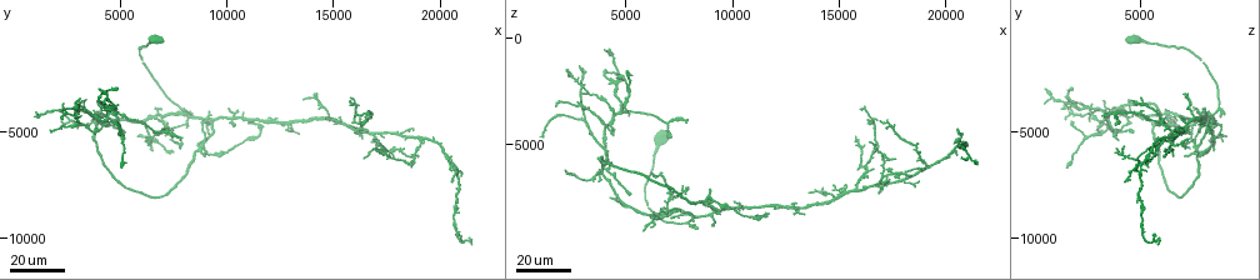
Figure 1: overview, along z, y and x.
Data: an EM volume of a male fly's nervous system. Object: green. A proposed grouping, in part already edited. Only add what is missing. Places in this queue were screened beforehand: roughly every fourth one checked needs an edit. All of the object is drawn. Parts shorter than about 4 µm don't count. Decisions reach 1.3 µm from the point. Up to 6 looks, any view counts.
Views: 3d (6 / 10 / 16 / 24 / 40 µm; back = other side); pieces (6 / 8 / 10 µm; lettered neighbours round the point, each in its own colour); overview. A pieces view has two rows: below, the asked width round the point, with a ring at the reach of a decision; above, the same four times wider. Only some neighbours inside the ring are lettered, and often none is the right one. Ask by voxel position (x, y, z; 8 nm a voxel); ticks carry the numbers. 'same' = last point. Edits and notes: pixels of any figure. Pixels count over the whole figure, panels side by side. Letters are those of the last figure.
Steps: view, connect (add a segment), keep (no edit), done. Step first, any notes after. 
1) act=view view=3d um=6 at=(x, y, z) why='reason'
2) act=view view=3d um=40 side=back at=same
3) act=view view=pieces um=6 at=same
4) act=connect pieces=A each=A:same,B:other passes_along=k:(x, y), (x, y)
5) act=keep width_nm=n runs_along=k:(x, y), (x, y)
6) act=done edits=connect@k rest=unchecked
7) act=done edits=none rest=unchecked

act=view view=3d um=24 at=(7600, 6000, 8000) why='thin end'

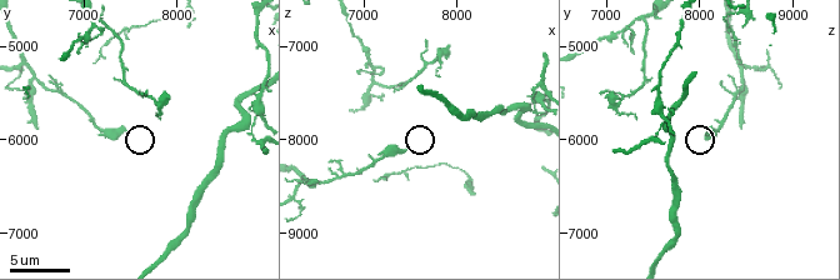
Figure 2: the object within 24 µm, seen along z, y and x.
act=view view=pieces um=6 at=(7500, 5900, 8100)

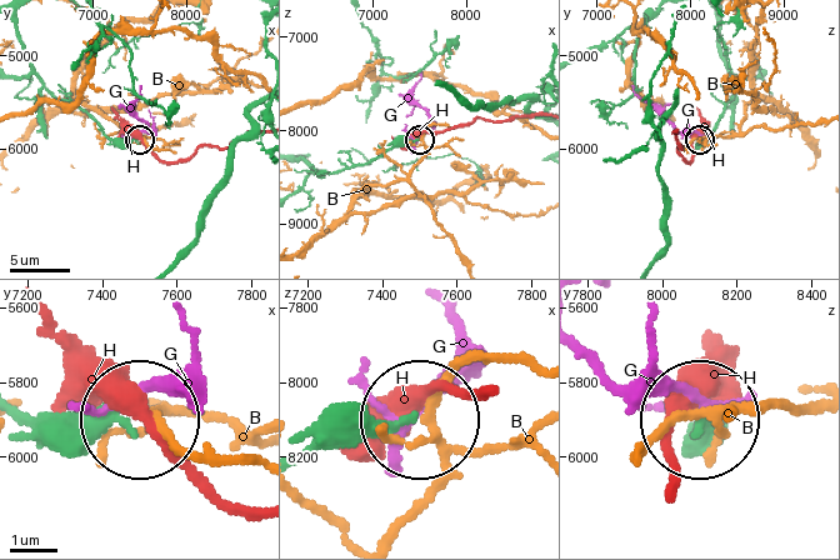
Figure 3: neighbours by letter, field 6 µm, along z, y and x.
act=keep each=B:other,G:other,H:other runs_along=3:(310, 454), (414, 418) found='no lettered segment goes on from it'

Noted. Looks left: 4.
act=view view=3d um=24 at=(8800, 6000, 7000) why='free end'

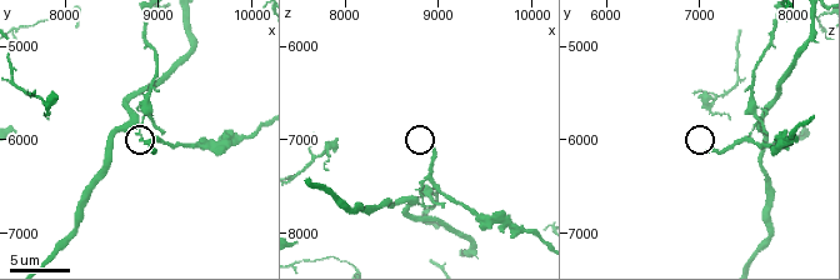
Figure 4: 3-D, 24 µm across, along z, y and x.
act=view view=pieces um=8 at=(8950, 6100, 7100)

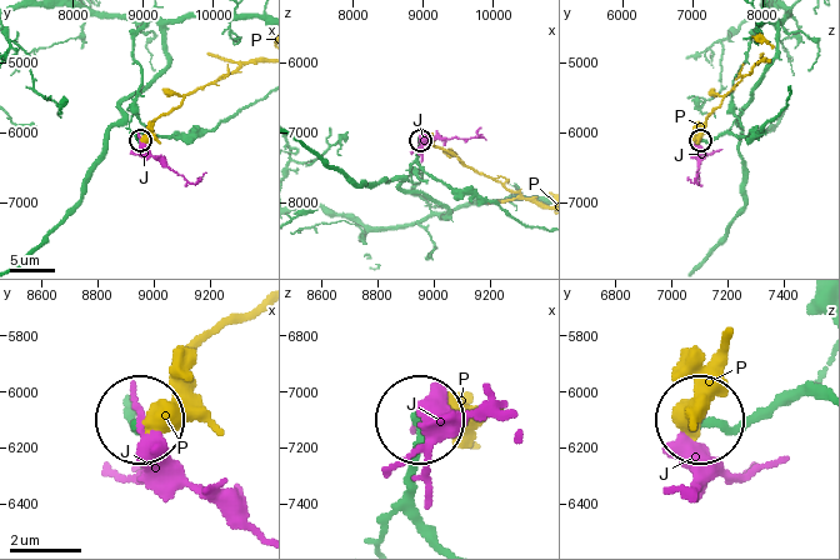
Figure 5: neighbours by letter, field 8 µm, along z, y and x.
act=keep each=J:other,P:other runs_along=5:(383, 534), (415, 463), (415, 420) found='none of them fits'

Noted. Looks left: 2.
act=view view=3d um=40 at=(8300, 4300, 8800) why='tapers out'

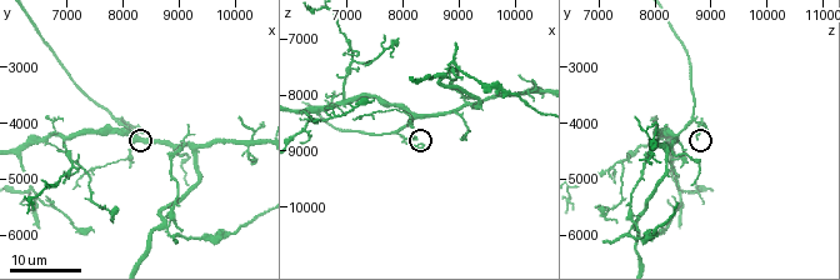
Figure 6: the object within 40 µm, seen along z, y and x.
act=view view=pieces um=8 at=(8400, 4150, 8900)

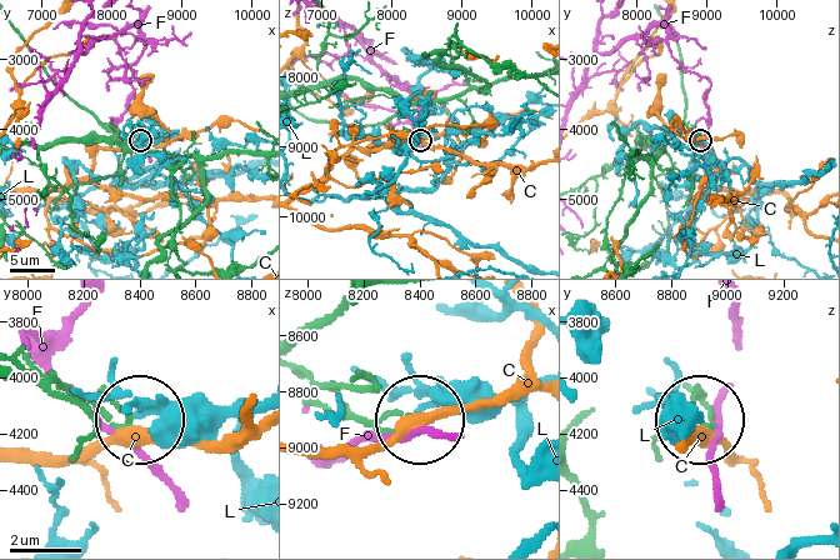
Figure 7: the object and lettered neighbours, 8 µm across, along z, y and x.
act=keep width_nm=150 each=C:other,F:other,L:other runs_along=7:(20, 363), (134, 414) found='no lettered segment goes on from it'

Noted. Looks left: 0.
act=done edits=none rest=unchecked

